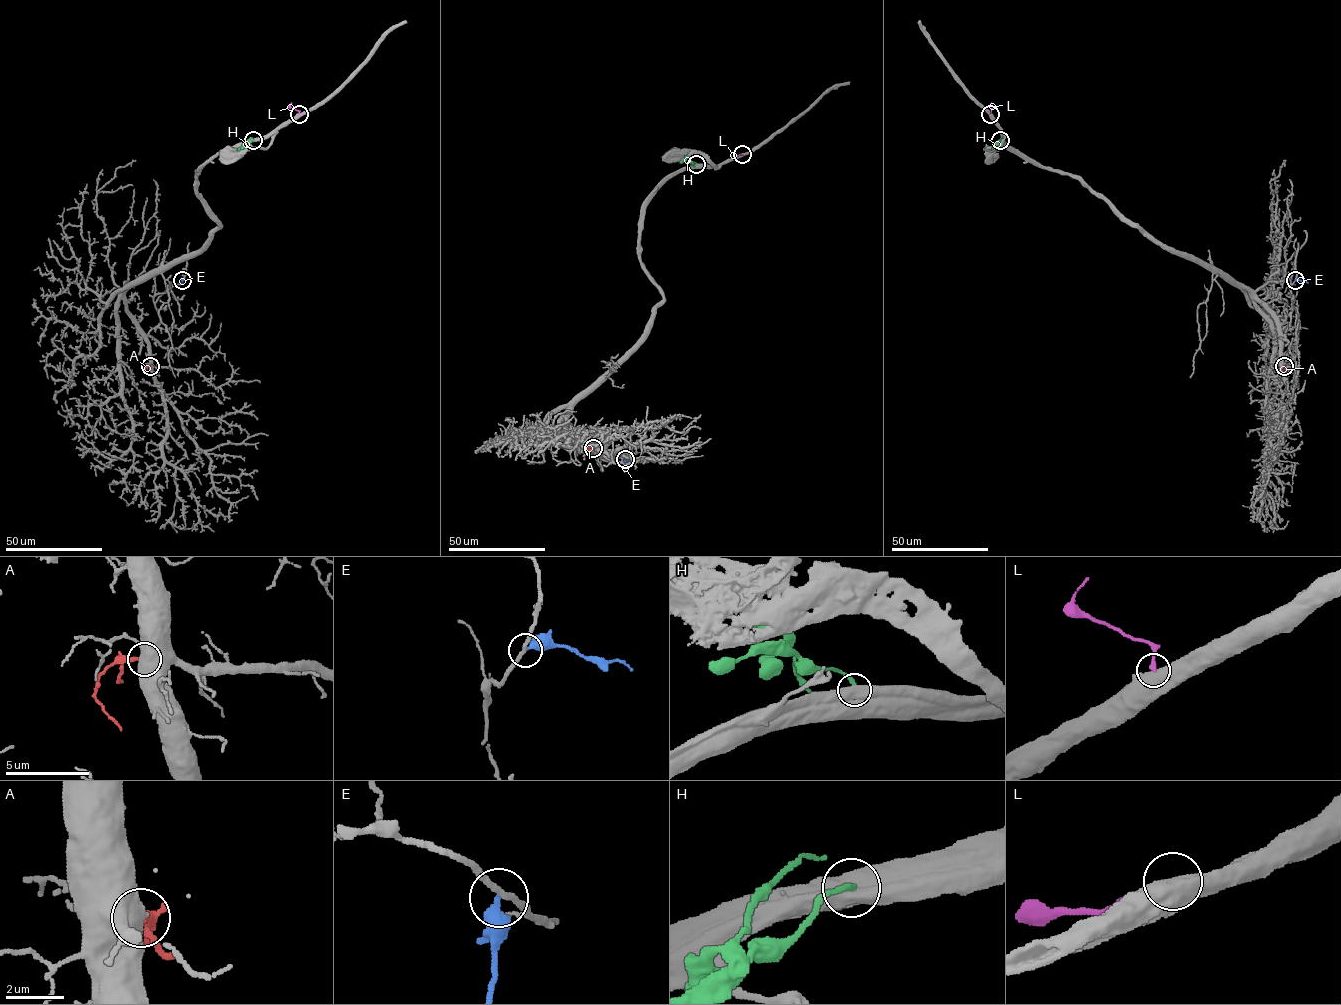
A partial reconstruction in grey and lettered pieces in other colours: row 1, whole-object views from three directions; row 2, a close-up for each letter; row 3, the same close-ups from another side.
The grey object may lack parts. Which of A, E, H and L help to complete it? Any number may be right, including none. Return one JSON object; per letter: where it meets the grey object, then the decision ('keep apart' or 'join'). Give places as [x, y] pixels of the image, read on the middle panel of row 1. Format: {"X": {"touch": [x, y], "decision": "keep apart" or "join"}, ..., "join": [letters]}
{"A": {"touch": [593, 448], "decision": "keep apart"}, "E": {"touch": [625, 459], "decision": "keep apart"}, "H": {"touch": [696, 164], "decision": "keep apart"}, "L": {"touch": [742, 154], "decision": "keep apart"}, "join": []}

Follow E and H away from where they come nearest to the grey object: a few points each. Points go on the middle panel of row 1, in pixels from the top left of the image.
E: (625, 459), (624, 472)
H: (696, 164), (690, 160), (680, 162)

